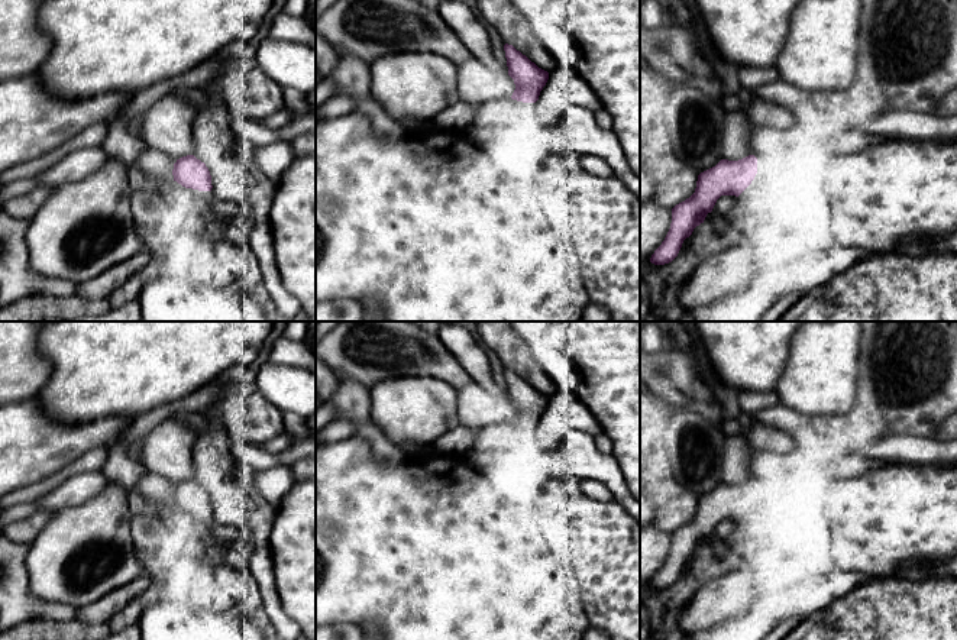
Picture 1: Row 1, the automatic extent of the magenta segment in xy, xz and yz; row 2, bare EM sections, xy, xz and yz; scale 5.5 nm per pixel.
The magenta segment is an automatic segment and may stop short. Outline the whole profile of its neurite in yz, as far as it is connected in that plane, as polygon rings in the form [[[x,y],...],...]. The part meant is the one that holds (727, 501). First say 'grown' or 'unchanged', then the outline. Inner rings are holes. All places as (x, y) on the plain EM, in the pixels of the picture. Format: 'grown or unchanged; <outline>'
unchanged; [[[749,479],[738,485],[721,484],[715,491],[698,500],[695,517],[672,533],[670,553],[654,575],[650,586],[665,589],[672,586],[686,562],[704,547],[721,520],[738,521],[757,498],[757,482]]]

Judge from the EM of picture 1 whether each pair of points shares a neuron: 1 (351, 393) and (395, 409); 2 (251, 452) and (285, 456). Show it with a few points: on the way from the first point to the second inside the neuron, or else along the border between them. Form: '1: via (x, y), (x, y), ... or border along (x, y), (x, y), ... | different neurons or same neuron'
1: border along (369, 388), (369, 419), (382, 432) | different neurons
2: via (259, 459), (277, 459) | same neuron

